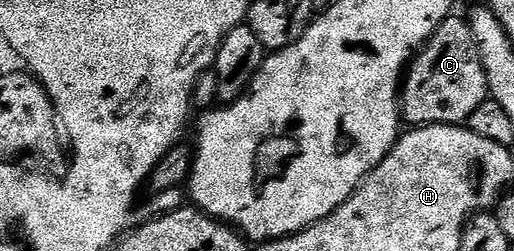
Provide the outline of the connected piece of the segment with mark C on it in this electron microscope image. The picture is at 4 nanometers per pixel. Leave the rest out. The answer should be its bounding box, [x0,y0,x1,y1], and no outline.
[398,16,489,127]

